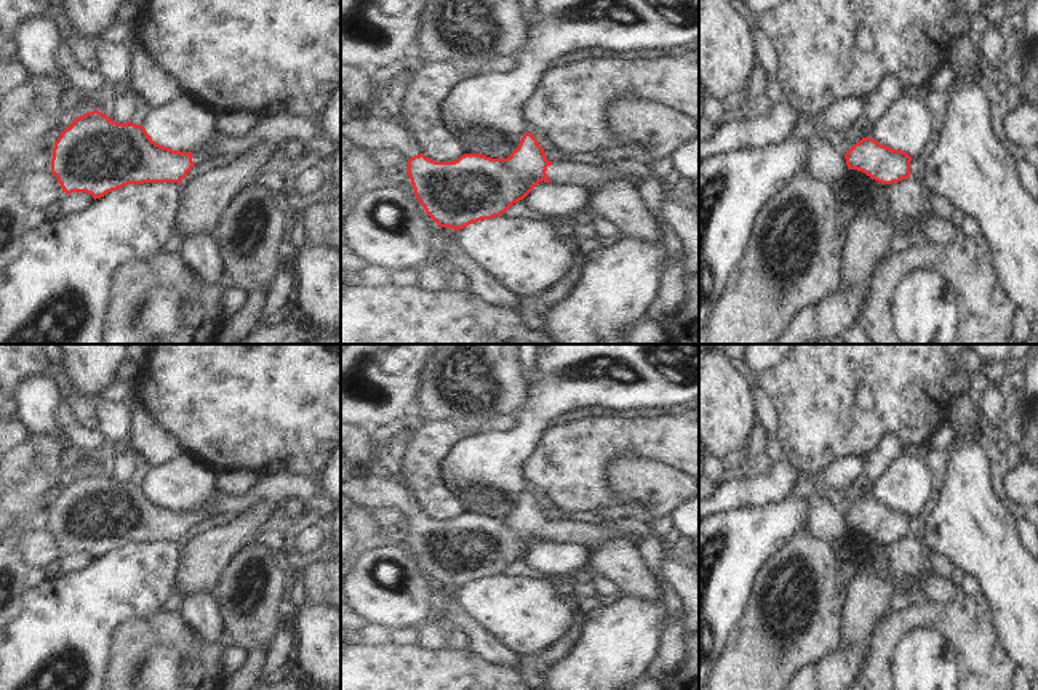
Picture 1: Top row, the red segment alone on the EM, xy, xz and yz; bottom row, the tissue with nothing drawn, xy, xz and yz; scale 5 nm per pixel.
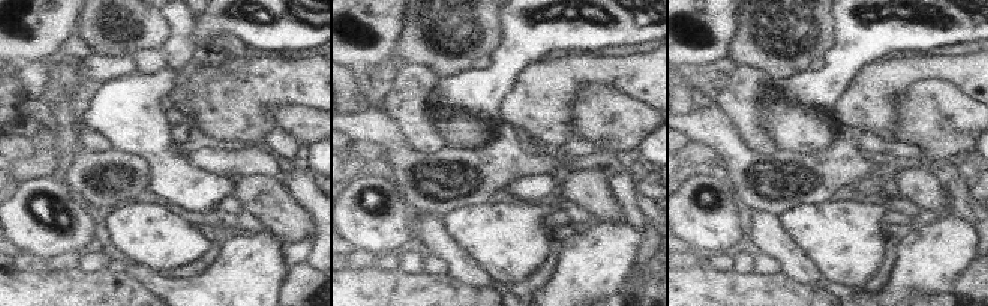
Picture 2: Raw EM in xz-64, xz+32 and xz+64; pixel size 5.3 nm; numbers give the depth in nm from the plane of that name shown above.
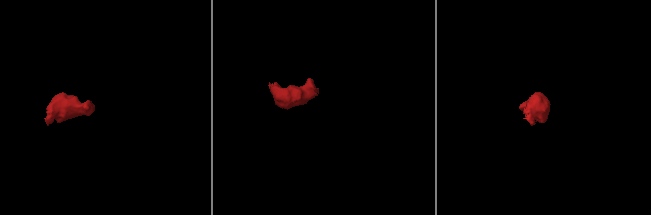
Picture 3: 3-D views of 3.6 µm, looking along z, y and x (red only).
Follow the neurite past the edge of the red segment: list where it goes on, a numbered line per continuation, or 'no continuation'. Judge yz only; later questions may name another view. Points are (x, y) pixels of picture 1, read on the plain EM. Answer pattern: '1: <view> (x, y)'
no continuation

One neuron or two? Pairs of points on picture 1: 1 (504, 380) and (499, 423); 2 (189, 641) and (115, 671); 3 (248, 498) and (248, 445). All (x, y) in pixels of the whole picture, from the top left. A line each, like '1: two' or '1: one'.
1: two
2: one
3: two

